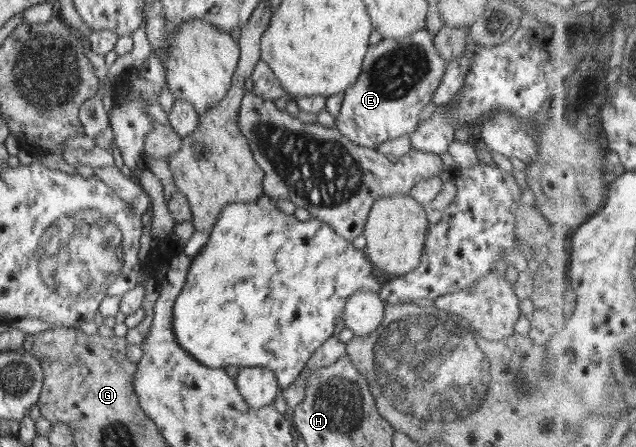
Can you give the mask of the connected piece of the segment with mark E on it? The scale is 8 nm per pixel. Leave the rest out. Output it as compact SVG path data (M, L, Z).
M426 28L418 29L408 37L383 38L376 45L369 45L356 83L345 91L342 108L336 117L335 128L352 143L367 148L377 148L386 140L412 134L420 124L422 108L431 103L432 96L440 87L440 80L444 76L446 67L446 61L438 55L434 47L434 36Z

